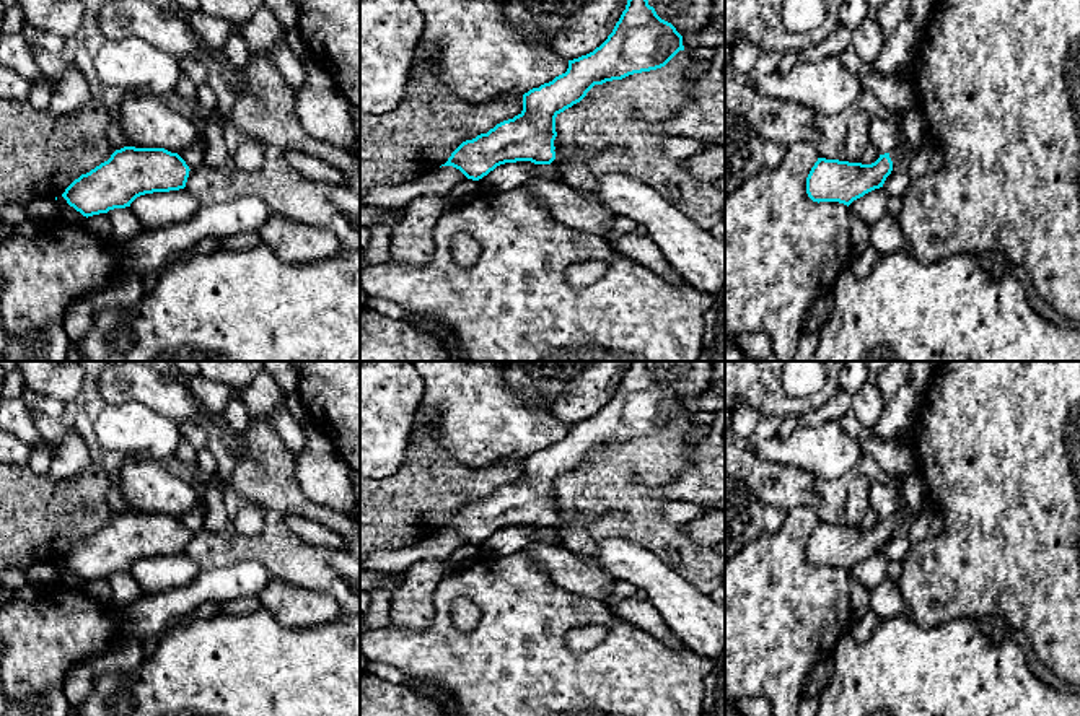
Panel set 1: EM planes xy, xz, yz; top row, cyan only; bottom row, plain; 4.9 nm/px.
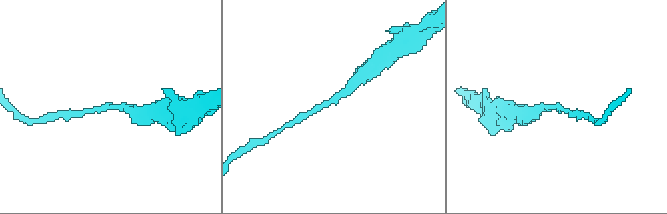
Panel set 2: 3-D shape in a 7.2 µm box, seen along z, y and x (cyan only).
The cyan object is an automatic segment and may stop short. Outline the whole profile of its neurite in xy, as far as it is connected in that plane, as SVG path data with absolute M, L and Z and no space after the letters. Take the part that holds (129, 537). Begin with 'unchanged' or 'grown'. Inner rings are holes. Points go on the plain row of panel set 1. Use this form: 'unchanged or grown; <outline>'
unchanged; M124 511L86 539L75 544L62 558L83 581L125 573L145 558L186 552L189 530L165 513Z

